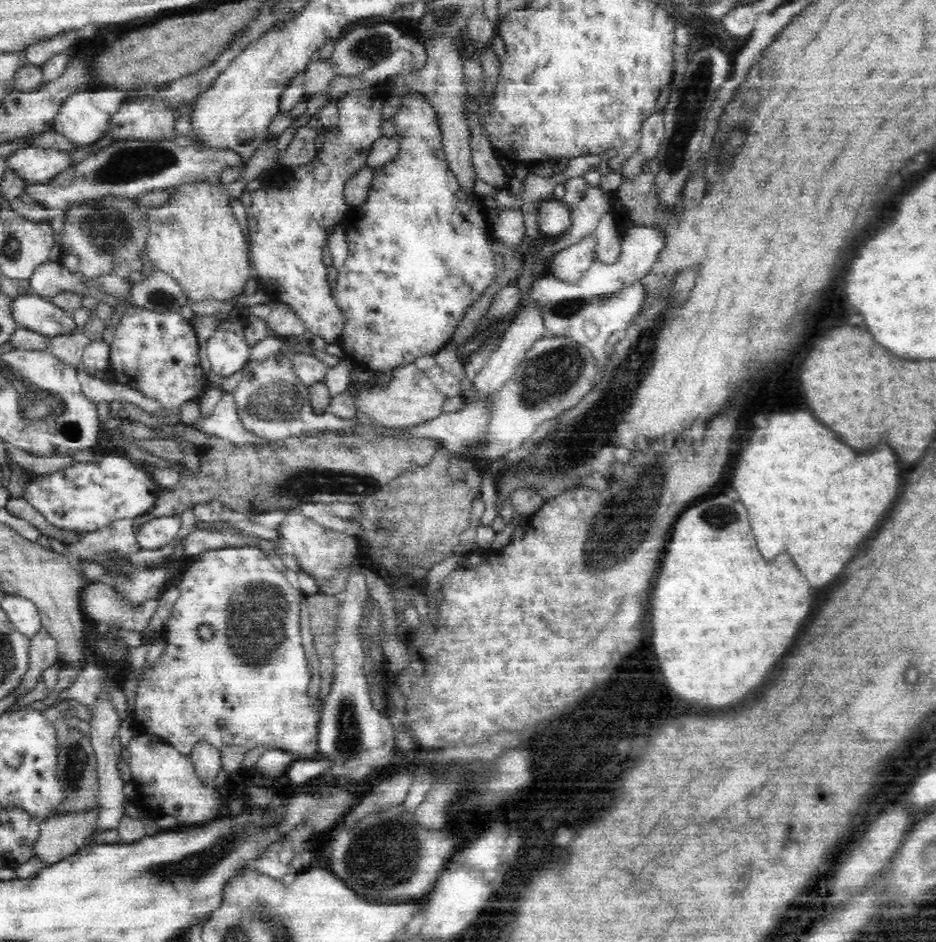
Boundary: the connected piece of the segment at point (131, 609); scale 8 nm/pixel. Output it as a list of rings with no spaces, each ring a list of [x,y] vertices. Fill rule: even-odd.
[[[99,582],[84,589],[81,601],[85,602],[84,613],[98,621],[102,628],[122,628],[140,636],[150,630],[158,606],[156,598],[137,602],[109,584]]]

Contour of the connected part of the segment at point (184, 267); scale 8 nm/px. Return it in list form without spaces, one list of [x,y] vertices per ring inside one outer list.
[[[218,174],[203,180],[186,180],[168,188],[172,194],[160,200],[158,206],[146,208],[144,252],[151,258],[156,268],[176,278],[190,293],[192,300],[202,295],[224,298],[241,292],[249,279],[249,247],[234,214],[231,186],[224,183]]]

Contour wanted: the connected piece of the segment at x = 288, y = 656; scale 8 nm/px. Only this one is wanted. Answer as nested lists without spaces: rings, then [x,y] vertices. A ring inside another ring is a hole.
[[[217,548],[200,553],[192,566],[185,568],[182,580],[178,582],[178,598],[174,604],[173,610],[169,616],[168,623],[164,627],[164,636],[168,643],[166,653],[159,659],[156,666],[144,672],[141,680],[138,682],[137,694],[133,714],[135,715],[136,728],[146,728],[162,735],[166,741],[170,741],[180,752],[189,755],[194,741],[202,735],[210,737],[216,745],[226,740],[230,735],[234,735],[236,741],[242,741],[250,746],[266,744],[270,748],[280,748],[288,750],[299,758],[317,757],[317,725],[319,713],[309,707],[310,699],[306,692],[310,682],[310,669],[304,657],[301,636],[299,633],[299,607],[298,603],[302,593],[296,592],[290,586],[283,573],[278,571],[274,564],[257,548]],[[208,622],[214,625],[214,638],[210,642],[200,640],[197,630],[200,624]],[[228,719],[230,726],[228,730],[220,730],[217,727],[218,720]]]

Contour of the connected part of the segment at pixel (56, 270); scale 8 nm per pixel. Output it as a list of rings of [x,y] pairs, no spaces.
[[[47,260],[35,266],[28,278],[28,292],[50,299],[66,287],[75,287],[76,277],[60,261]]]

